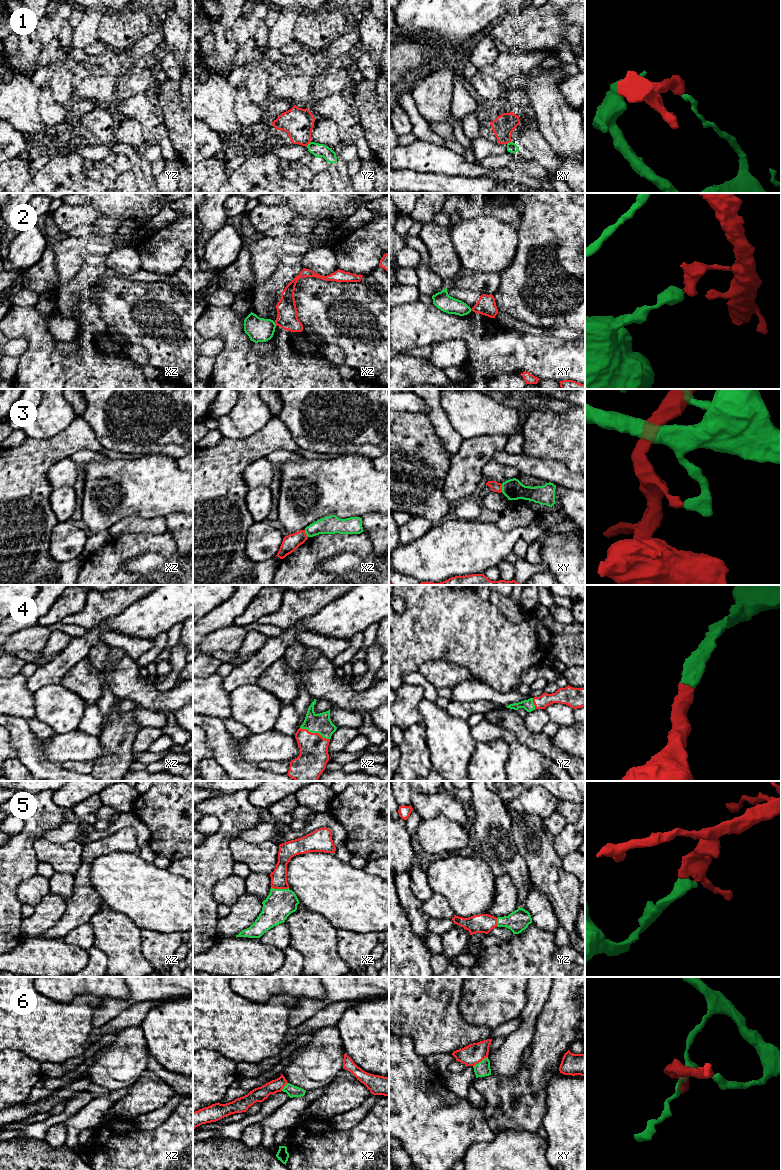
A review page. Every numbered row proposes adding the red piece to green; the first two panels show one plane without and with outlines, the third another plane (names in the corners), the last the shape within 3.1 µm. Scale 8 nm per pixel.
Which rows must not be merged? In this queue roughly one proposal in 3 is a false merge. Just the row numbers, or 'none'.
1, 2, 3, 6

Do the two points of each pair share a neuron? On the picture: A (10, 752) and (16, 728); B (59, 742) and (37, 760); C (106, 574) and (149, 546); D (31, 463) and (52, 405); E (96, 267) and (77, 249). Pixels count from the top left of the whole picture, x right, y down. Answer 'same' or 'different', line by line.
A: different
B: different
C: same
D: different
E: different

